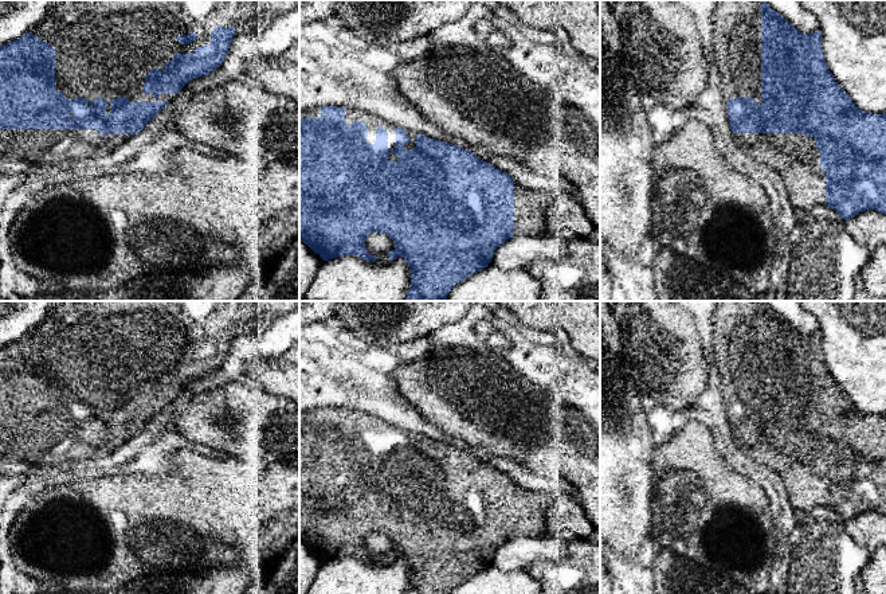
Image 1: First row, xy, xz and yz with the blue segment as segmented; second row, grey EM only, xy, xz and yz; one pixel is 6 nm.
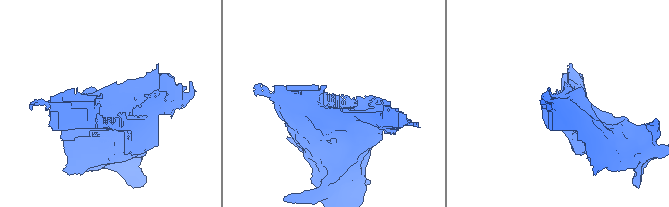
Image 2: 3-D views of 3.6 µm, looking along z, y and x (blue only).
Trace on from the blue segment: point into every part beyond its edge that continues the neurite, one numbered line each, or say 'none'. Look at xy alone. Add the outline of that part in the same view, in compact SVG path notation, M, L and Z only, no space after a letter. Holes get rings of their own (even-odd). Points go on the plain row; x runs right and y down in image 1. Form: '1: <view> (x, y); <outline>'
1: xy (105, 350); M75 301L64 304L56 308L40 325L32 329L30 333L44 341L55 351L55 391L62 392L66 399L74 402L75 398L86 399L87 407L94 409L94 402L102 398L109 403L105 411L111 415L111 402L118 398L126 398L129 403L172 403L177 399L177 395L161 395L157 400L153 395L144 394L145 378L150 371L165 371L165 364L173 362L175 355L191 355L196 348L211 345L211 335L215 328L234 328L235 335L260 333L266 331L275 319L294 310L299 301ZM196 333L196 340L189 345L180 344L176 339L180 336L188 336Z

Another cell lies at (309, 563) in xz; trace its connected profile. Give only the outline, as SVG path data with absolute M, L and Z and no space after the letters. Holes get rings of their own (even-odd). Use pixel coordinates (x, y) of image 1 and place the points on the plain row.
M299 543L299 594L306 594L317 578L317 572L319 570L321 560L313 551Z

